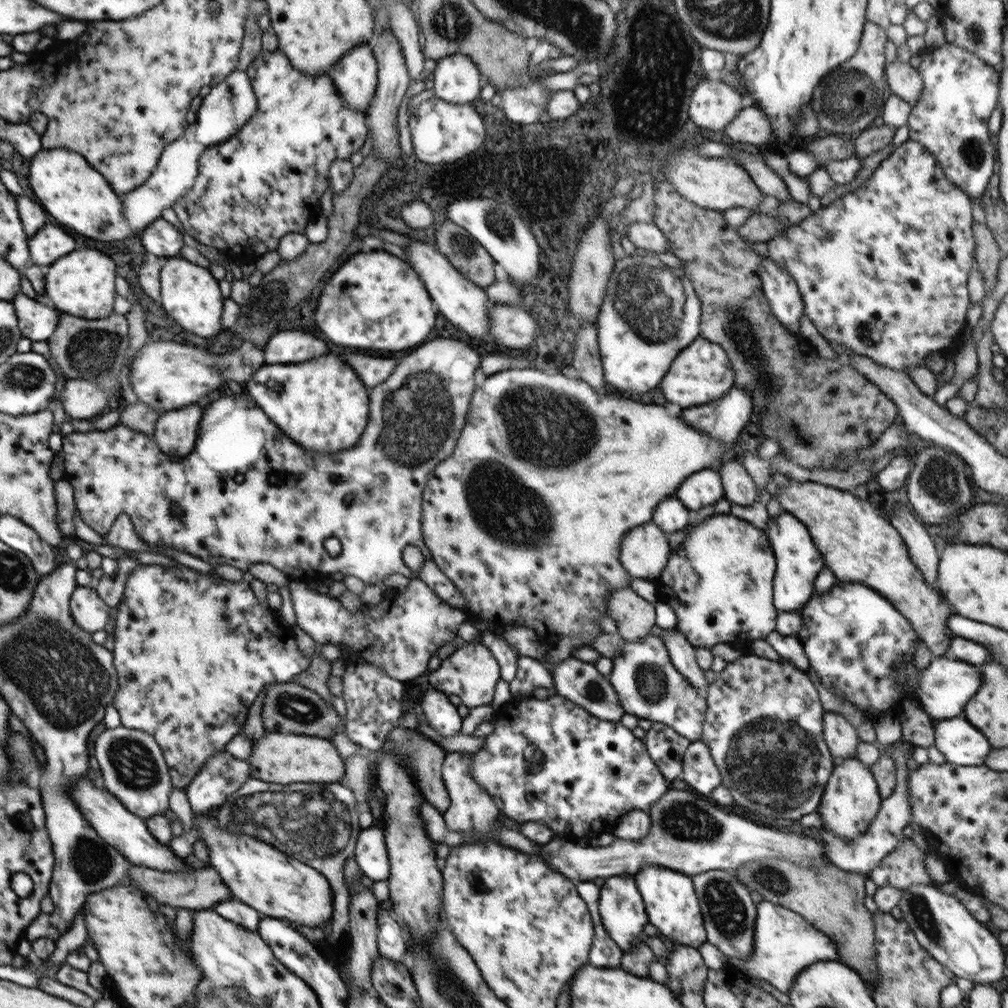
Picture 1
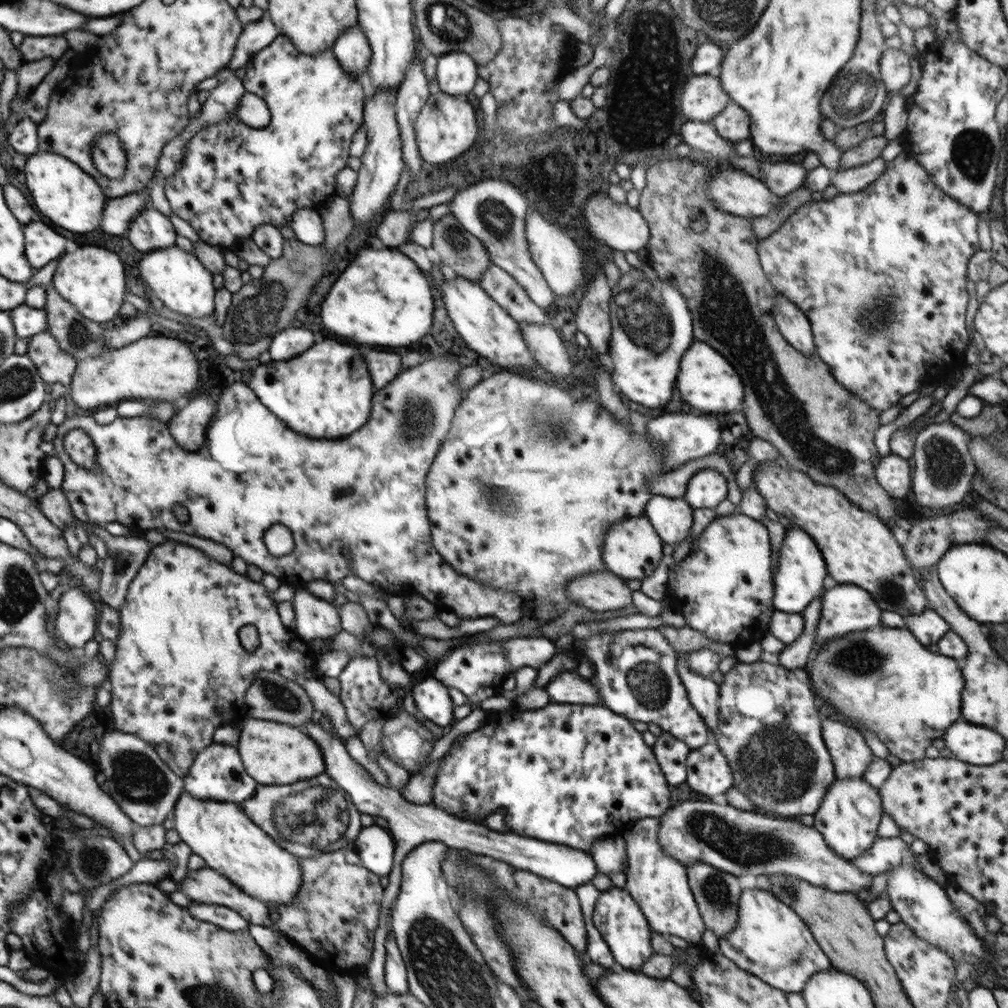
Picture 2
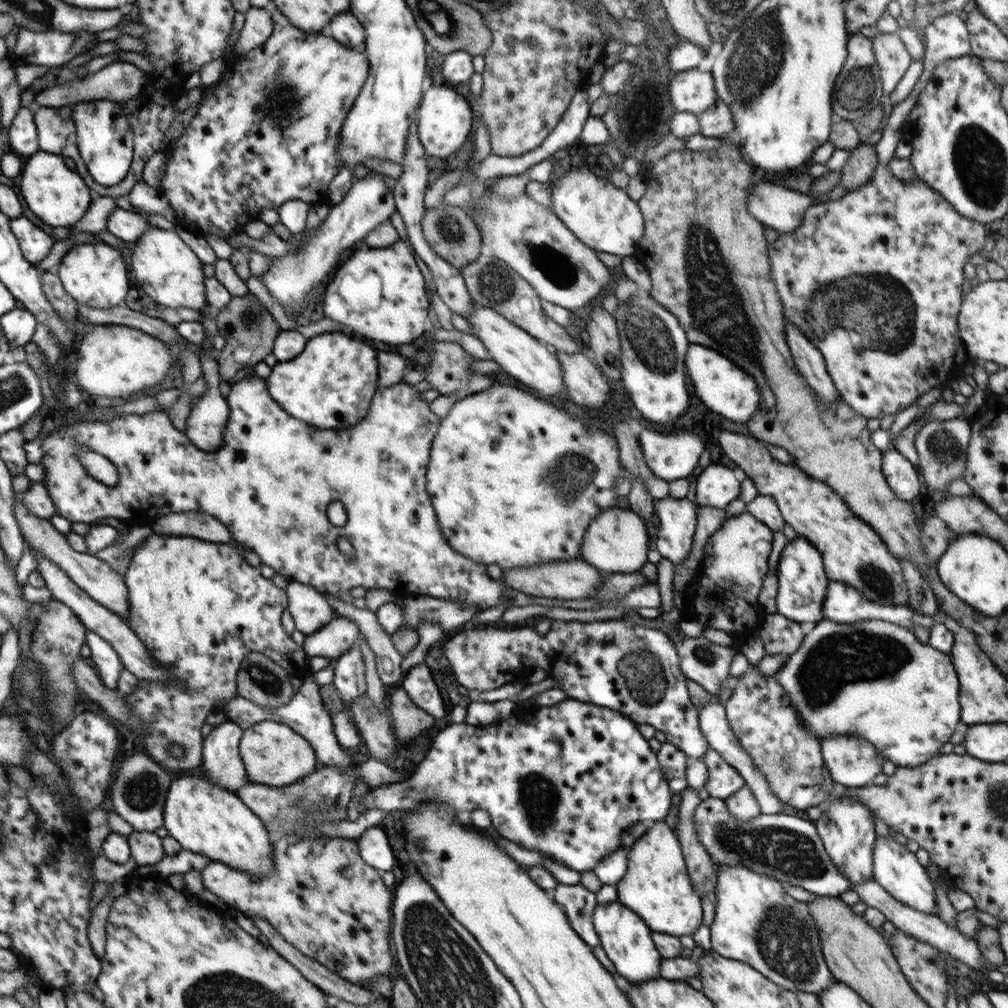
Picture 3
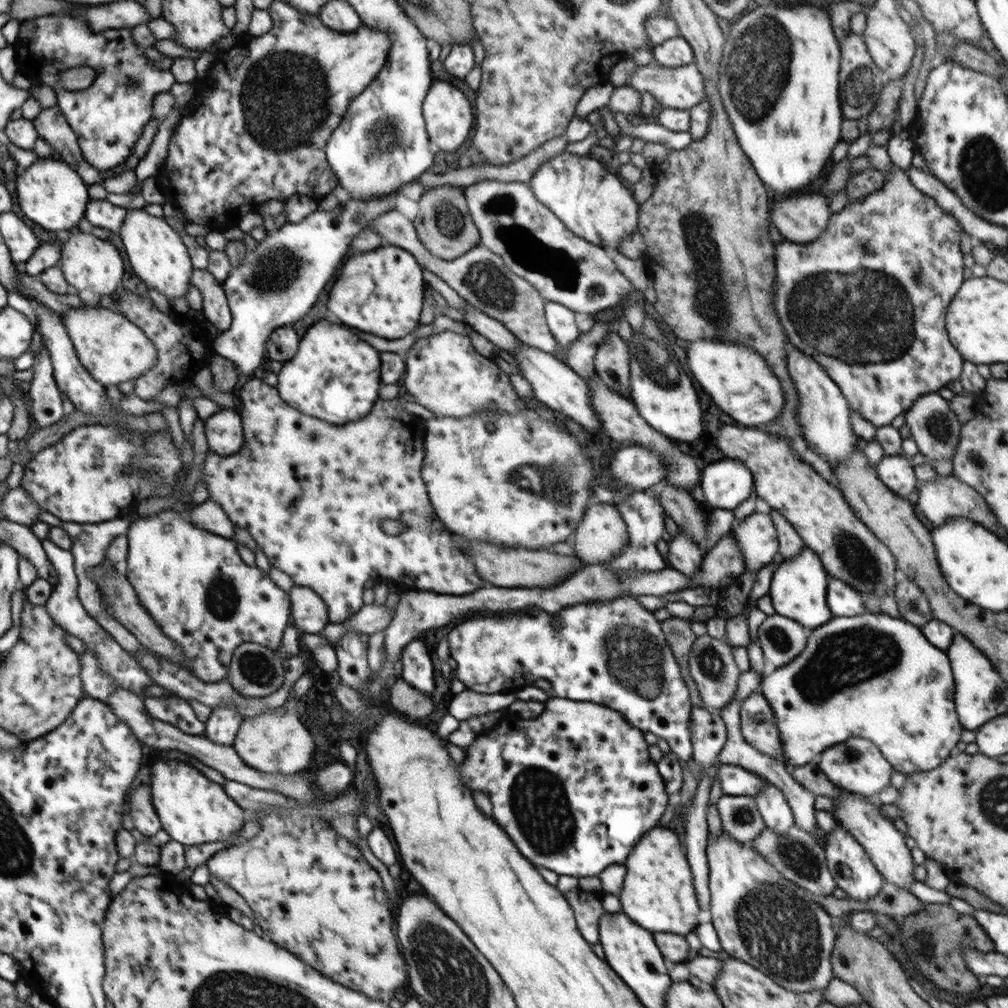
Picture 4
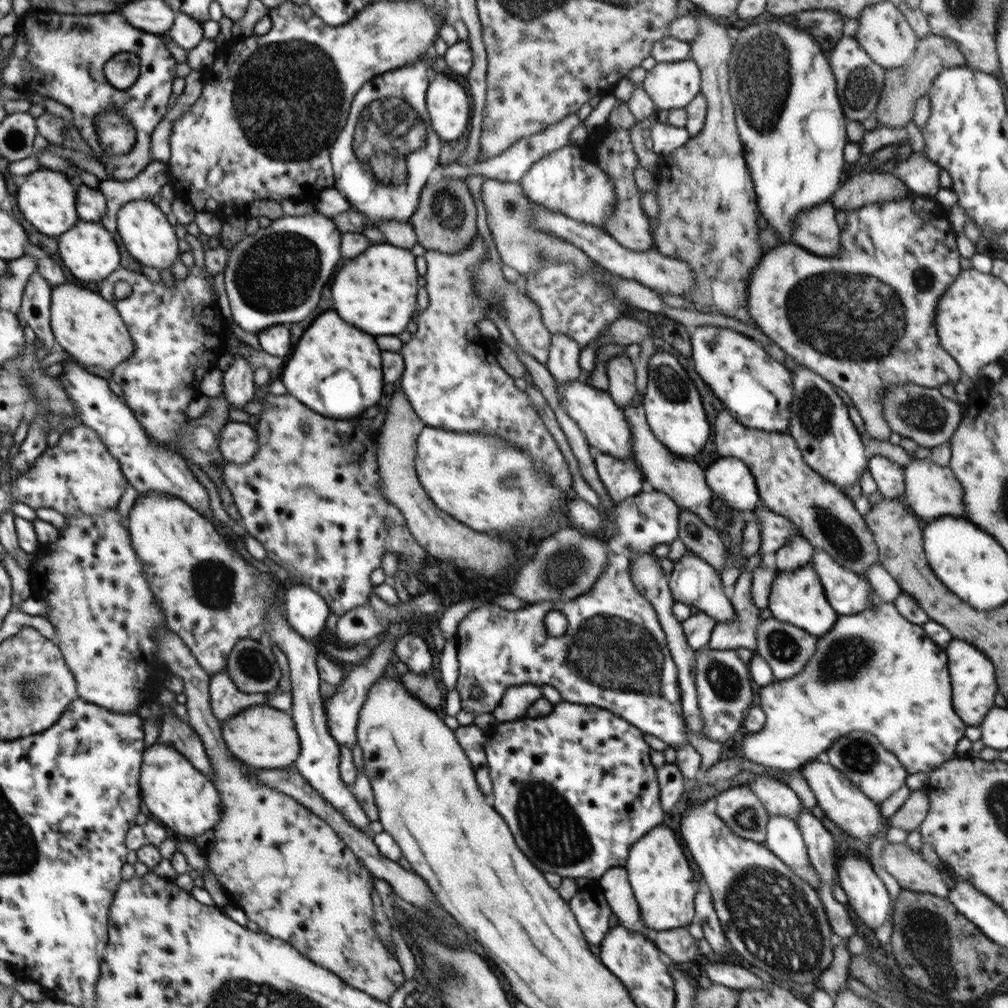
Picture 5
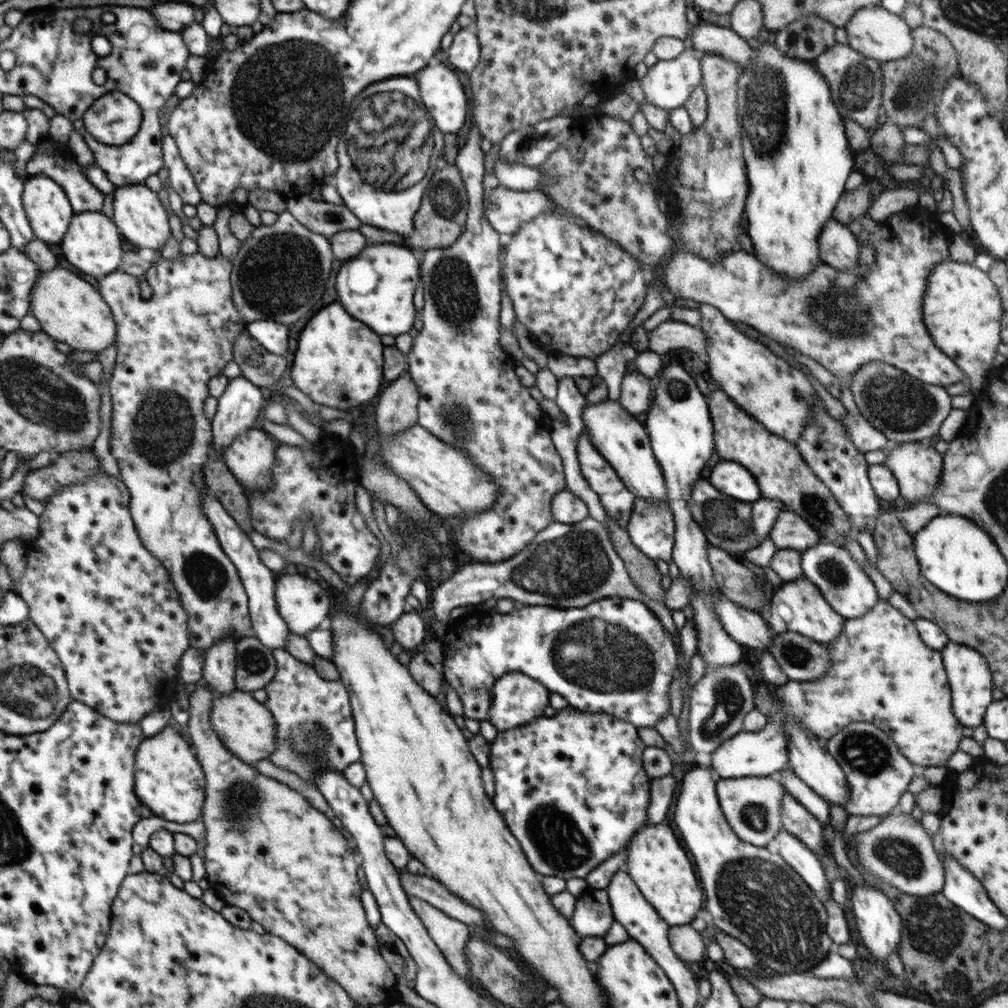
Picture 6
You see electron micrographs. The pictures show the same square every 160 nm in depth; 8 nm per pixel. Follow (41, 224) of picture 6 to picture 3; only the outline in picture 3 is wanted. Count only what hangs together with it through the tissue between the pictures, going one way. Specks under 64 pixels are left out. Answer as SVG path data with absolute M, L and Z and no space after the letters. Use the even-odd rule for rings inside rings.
M42 150L26 157L21 168L21 192L26 206L46 224L70 228L85 216L95 199L91 188L78 170L70 169L61 155Z

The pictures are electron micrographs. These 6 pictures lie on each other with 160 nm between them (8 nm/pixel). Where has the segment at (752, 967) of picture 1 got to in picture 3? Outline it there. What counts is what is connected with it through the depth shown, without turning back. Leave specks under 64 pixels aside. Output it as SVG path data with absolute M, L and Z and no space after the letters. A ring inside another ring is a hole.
M720 865L715 891L715 917L710 925L714 952L753 966L789 991L818 994L834 981L807 903L788 895L781 881L748 868Z

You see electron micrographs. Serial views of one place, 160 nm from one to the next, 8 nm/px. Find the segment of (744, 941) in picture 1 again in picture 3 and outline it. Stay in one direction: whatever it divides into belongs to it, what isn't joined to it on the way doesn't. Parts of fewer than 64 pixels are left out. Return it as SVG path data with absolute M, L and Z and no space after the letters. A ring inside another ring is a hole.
M686 788L682 792L677 838L683 850L684 861L693 887L698 890L701 897L702 894L707 894L710 900L715 903L718 865L712 864L711 857L699 841L696 828L691 819L694 809L700 802L702 801L697 796L696 791Z

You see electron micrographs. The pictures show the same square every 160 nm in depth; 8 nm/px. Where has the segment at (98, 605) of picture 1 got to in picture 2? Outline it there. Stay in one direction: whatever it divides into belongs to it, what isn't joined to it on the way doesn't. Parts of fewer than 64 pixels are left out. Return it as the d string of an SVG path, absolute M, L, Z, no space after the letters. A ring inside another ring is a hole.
M77 584L61 594L55 603L59 637L71 647L84 647L96 634L96 606Z

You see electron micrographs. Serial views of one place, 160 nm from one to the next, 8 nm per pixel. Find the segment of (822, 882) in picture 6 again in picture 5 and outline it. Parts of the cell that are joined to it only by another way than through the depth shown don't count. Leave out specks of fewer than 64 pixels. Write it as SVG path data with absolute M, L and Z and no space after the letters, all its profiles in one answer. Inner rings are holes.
M772 815L767 822L766 842L779 860L805 878L811 865L809 854L796 822L784 815Z

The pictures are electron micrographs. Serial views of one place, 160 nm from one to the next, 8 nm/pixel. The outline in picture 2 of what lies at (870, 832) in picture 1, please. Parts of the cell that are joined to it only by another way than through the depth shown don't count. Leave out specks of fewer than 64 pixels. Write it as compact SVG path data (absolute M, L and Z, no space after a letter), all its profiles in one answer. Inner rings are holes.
M879 835L864 854L851 862L860 871L870 875L886 873L898 865L919 868L916 854L910 849L909 844L900 837L885 838Z

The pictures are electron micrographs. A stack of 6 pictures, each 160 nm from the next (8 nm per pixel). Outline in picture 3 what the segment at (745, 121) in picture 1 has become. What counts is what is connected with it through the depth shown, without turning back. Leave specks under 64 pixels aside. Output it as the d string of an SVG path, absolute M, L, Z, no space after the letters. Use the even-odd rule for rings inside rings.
M718 100L706 112L699 114L699 134L707 137L731 136L735 131L735 120L730 107Z

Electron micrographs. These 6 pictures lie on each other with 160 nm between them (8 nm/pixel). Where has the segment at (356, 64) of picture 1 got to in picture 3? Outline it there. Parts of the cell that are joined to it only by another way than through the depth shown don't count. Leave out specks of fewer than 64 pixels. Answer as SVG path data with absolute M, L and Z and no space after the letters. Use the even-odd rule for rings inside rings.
M349 11L341 12L335 16L327 26L326 33L348 49L358 51L365 47L364 27Z

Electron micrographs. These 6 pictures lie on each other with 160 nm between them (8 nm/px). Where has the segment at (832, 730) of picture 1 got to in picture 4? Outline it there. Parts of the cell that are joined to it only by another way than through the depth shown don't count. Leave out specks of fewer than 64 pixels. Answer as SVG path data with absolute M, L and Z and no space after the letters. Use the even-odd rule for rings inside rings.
M848 738L845 742L826 748L821 754L819 768L822 773L830 779L830 782L846 792L875 800L881 791L891 785L890 777L894 768L886 761L874 742L866 738Z

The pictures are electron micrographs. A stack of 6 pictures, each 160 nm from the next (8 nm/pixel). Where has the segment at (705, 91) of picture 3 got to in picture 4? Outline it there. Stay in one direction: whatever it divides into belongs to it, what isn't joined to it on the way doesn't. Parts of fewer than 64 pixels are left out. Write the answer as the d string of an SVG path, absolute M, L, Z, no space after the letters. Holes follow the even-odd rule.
M694 63L676 68L638 65L627 86L650 92L660 108L686 110L706 99L705 78Z

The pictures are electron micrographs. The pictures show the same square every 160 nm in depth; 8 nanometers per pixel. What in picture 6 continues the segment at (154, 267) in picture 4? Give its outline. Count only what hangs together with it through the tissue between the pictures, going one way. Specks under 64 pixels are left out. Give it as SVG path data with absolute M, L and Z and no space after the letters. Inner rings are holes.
M148 182L115 188L113 209L112 219L117 223L118 230L138 249L161 251L167 244L167 239L170 237L168 214L164 210L162 202L158 200L158 194Z

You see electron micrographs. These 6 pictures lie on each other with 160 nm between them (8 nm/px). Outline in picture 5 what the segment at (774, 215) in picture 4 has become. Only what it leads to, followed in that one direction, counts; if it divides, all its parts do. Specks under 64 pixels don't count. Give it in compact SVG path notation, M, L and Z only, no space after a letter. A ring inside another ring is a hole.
M831 201L802 211L793 222L793 242L816 256L834 258L842 250L841 230Z

